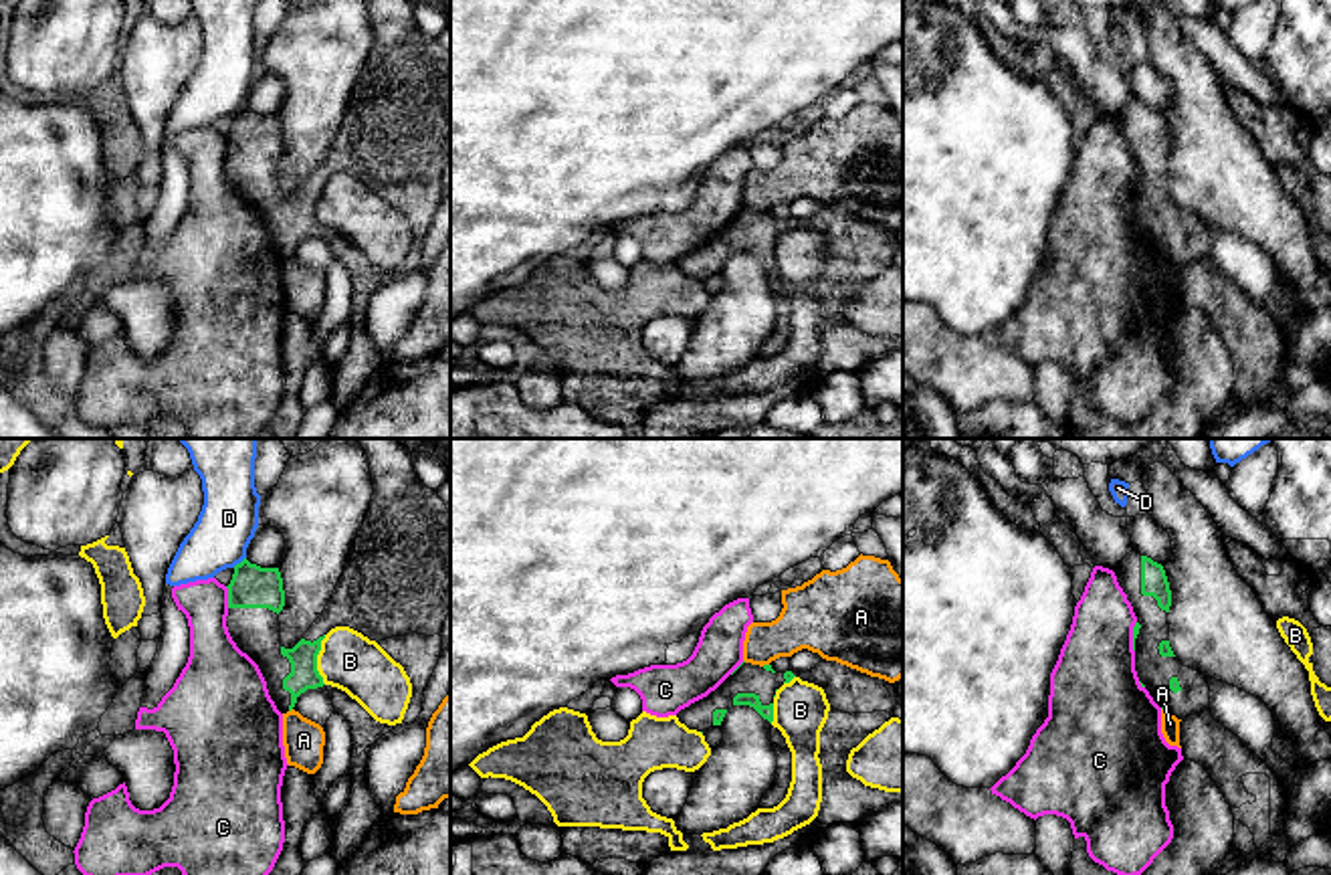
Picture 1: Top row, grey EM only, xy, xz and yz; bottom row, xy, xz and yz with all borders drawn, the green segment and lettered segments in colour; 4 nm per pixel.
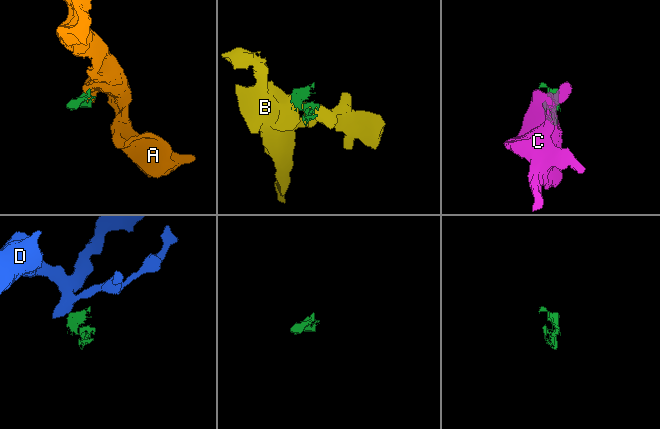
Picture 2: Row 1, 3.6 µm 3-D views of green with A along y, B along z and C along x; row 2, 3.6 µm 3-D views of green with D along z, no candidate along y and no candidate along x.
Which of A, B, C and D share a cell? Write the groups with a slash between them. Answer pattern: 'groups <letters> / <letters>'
groups A / B / C / D

